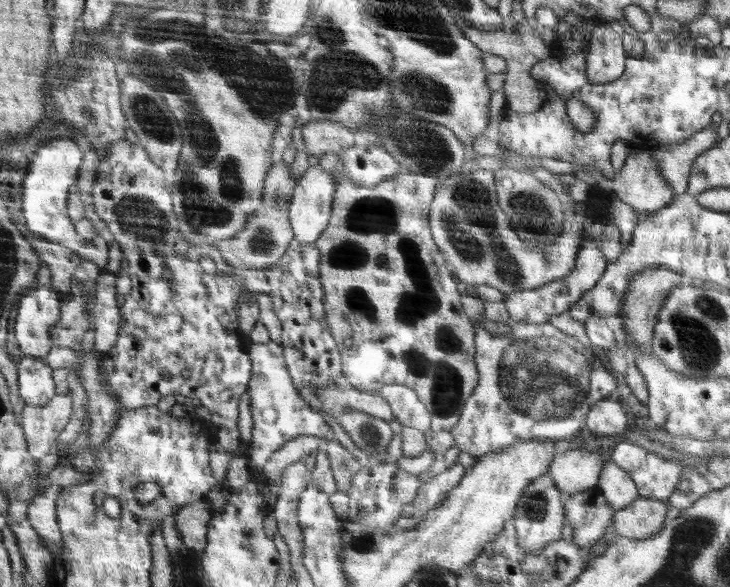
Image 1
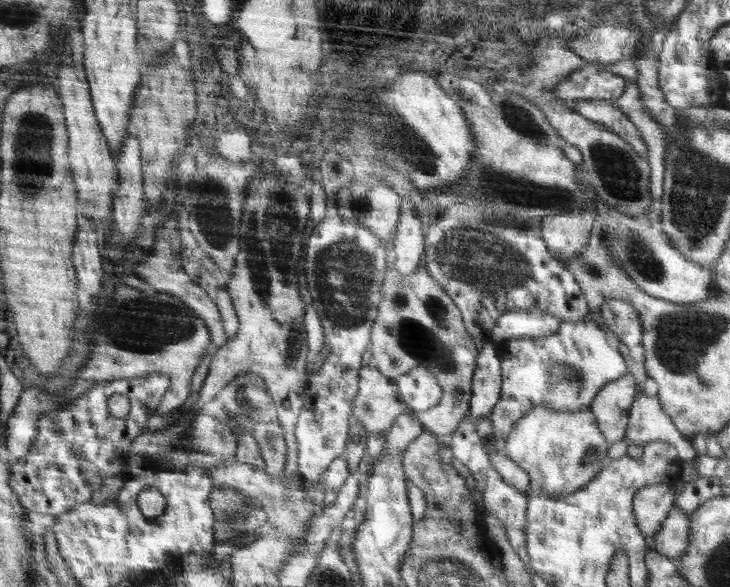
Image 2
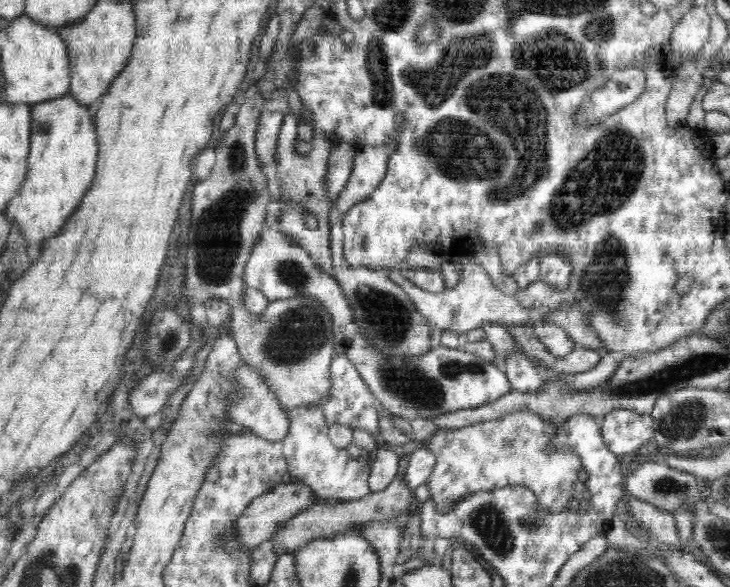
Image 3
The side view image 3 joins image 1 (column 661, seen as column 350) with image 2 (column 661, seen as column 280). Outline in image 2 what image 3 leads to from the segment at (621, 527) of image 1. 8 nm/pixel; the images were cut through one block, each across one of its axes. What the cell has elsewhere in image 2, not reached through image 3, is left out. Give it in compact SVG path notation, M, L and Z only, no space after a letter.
M674 504L664 526L653 536L655 551L673 560L684 556L688 552L690 530L690 515Z

